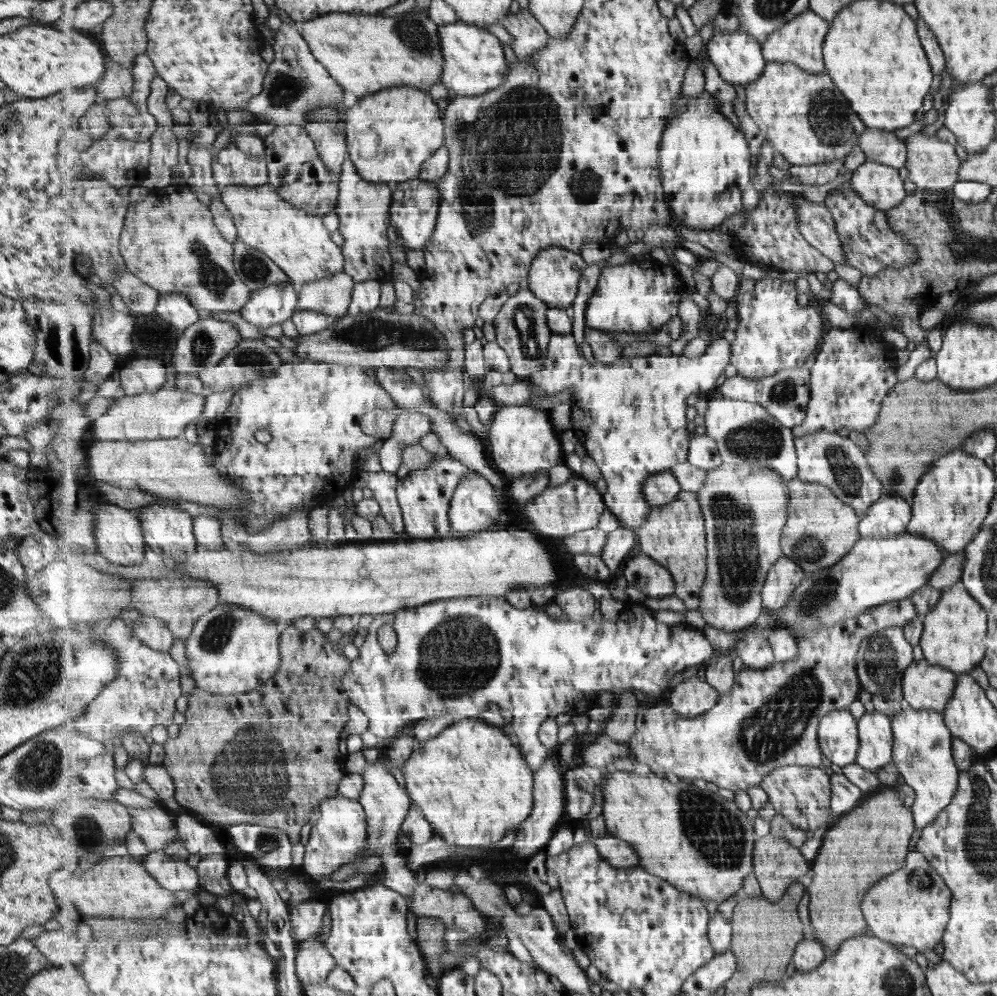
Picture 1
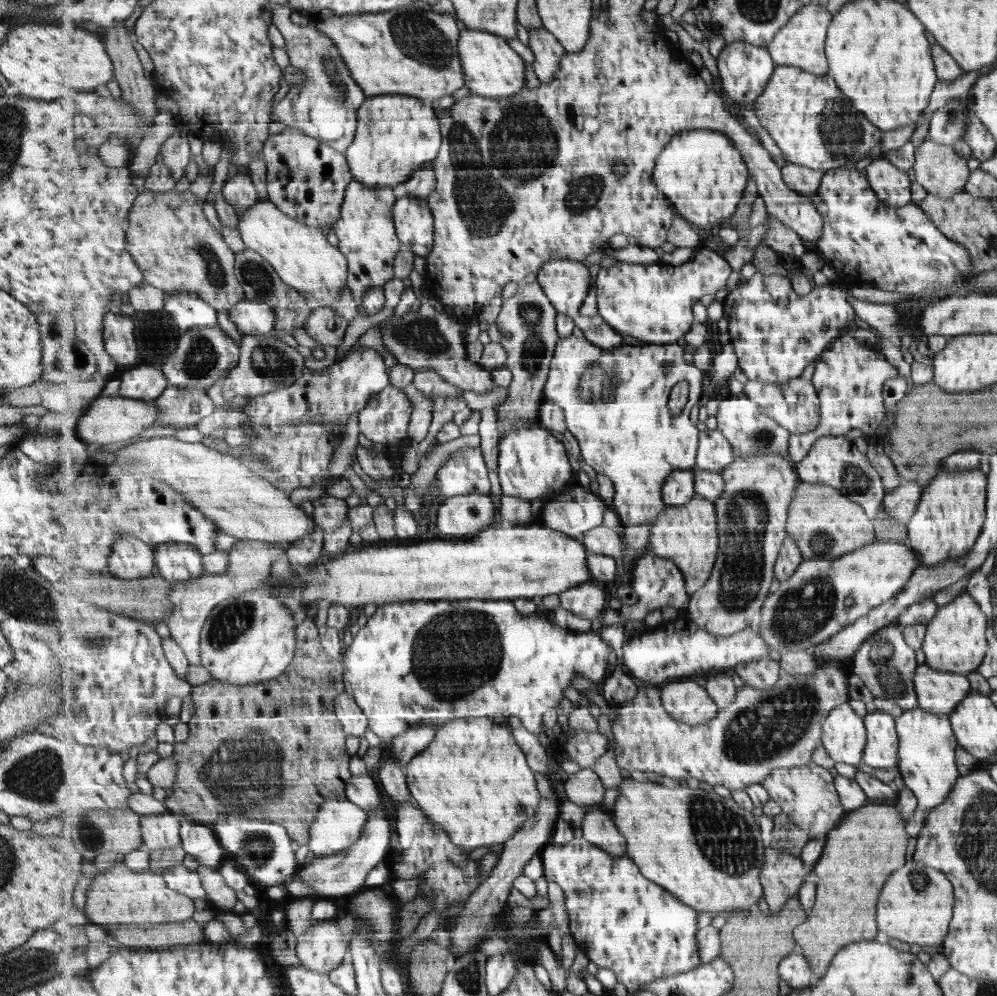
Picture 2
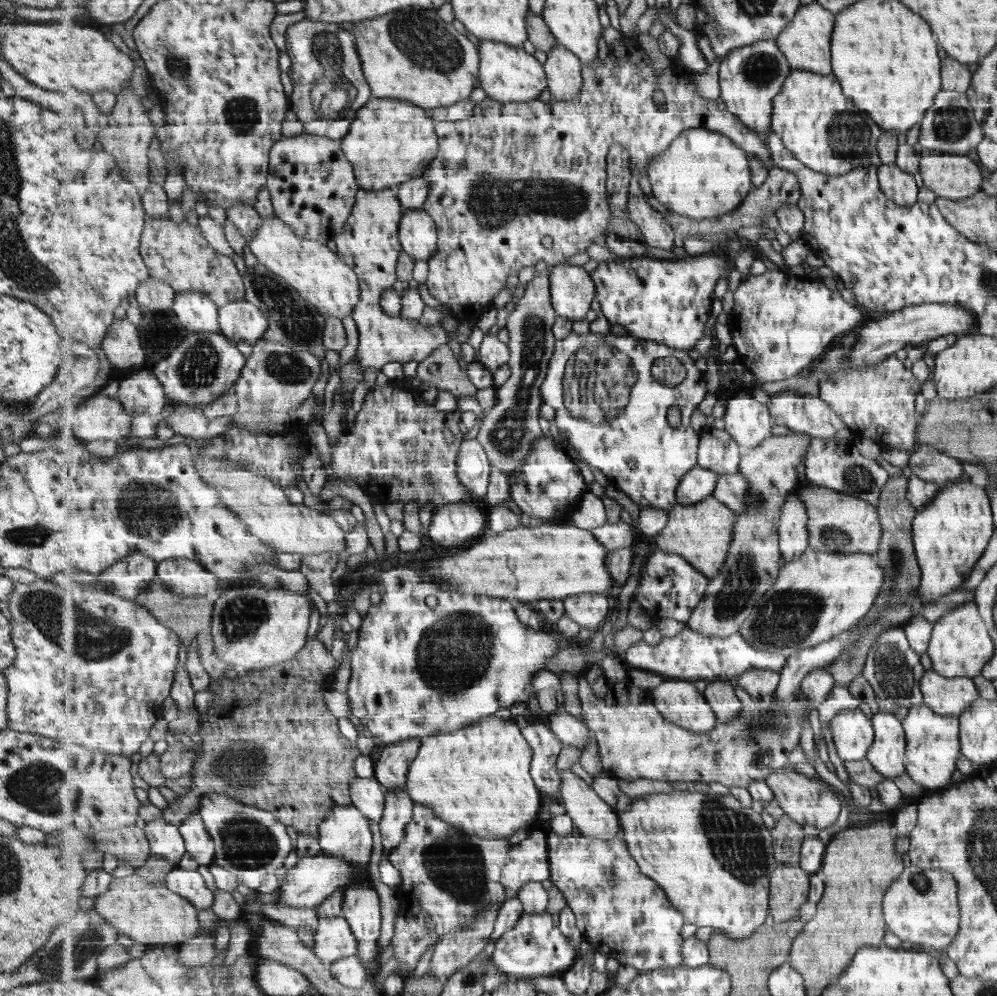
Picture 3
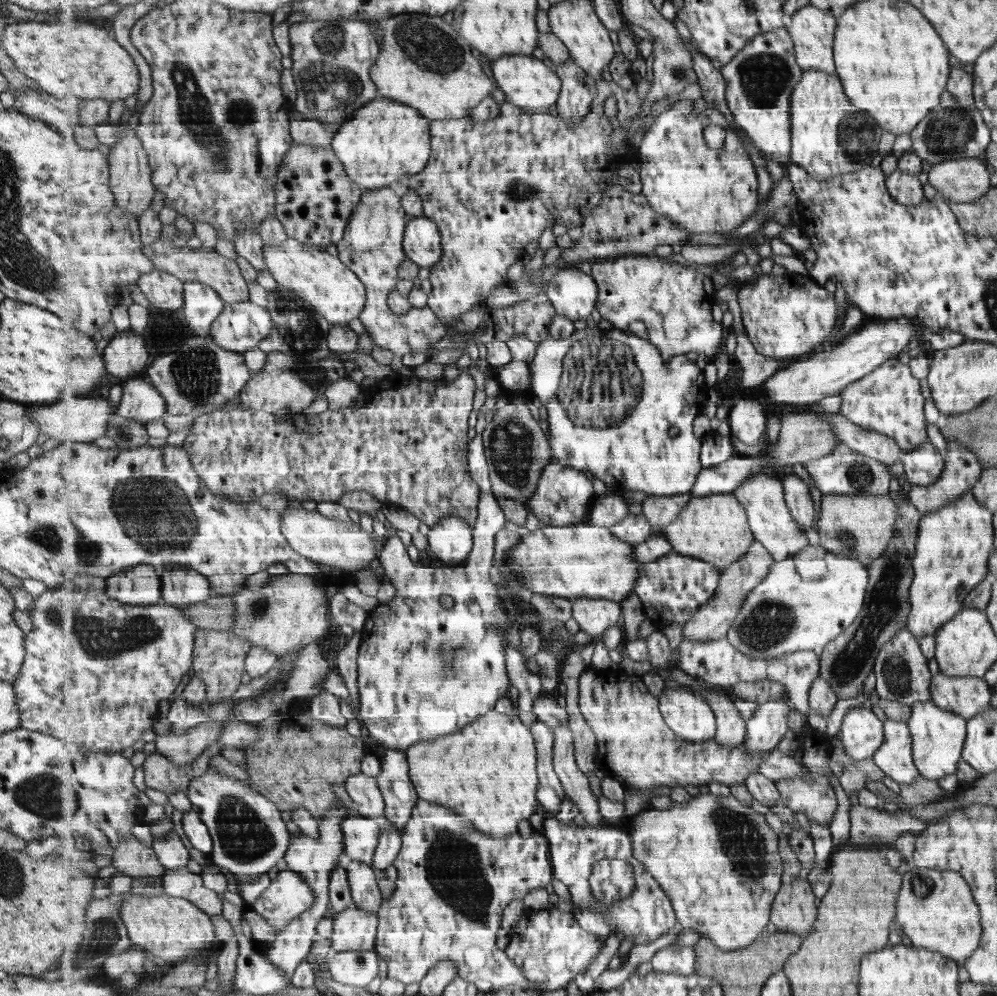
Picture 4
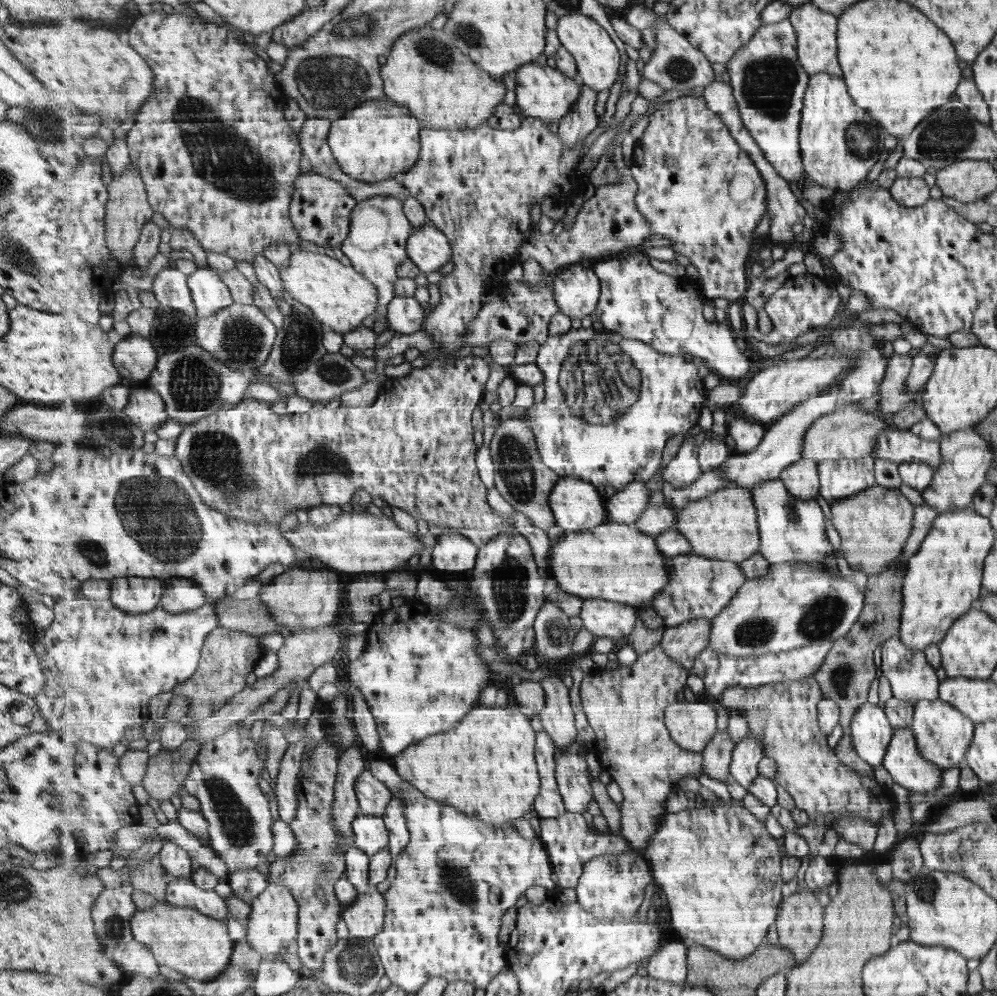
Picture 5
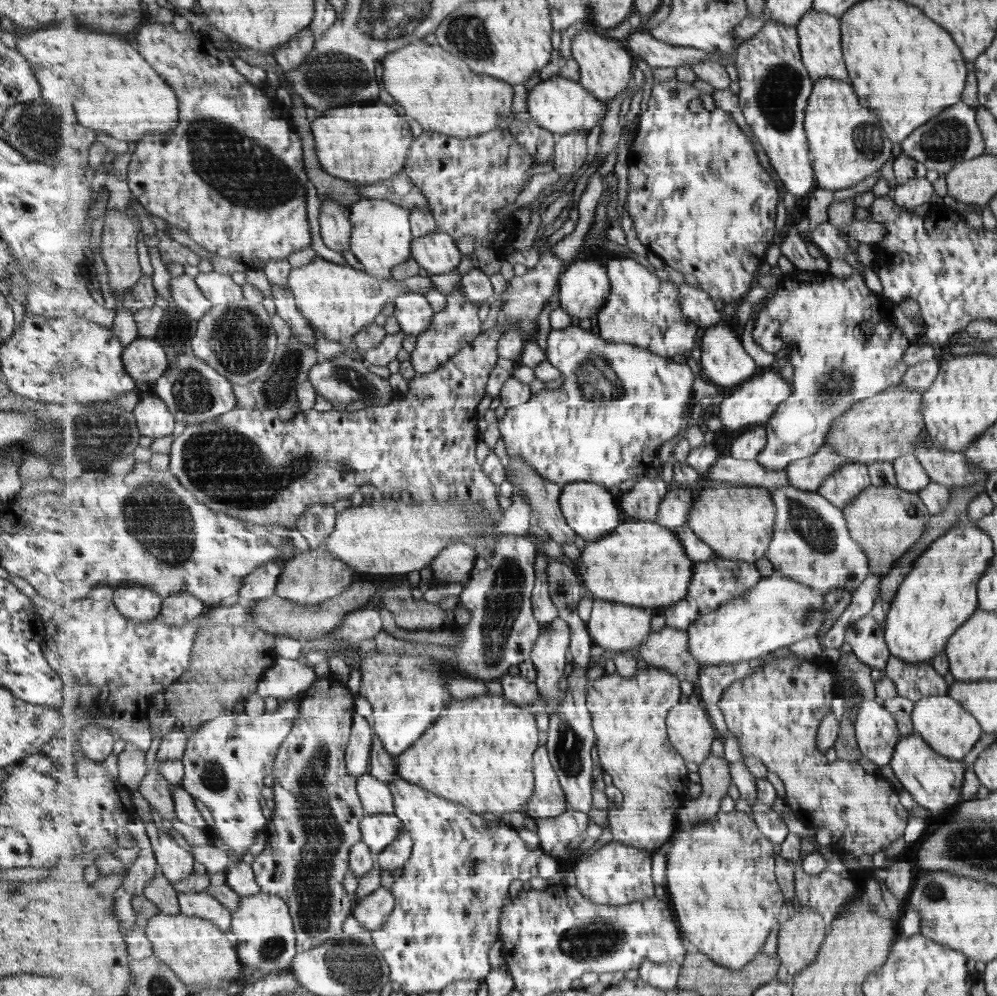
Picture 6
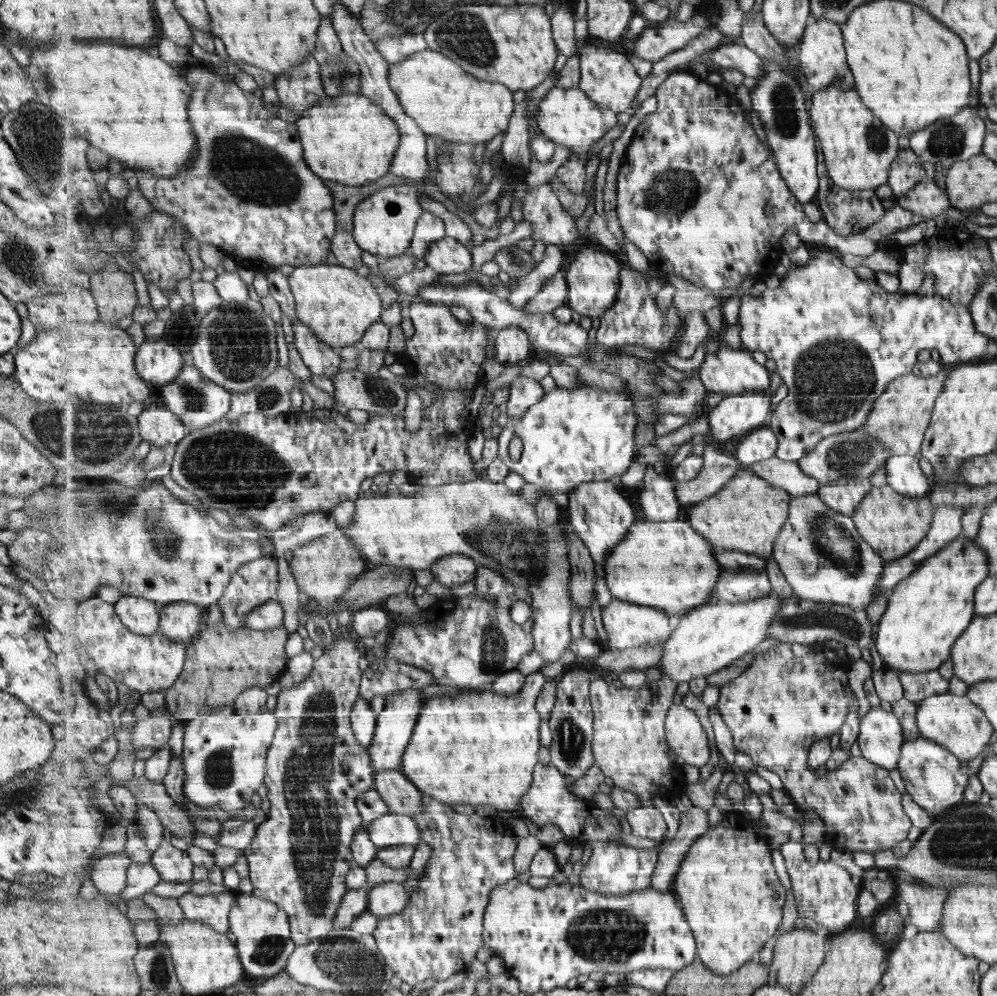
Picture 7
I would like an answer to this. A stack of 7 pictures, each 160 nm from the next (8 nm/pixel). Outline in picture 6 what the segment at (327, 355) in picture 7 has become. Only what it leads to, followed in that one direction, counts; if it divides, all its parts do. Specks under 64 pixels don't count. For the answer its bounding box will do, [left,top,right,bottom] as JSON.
[270,283,316,348]

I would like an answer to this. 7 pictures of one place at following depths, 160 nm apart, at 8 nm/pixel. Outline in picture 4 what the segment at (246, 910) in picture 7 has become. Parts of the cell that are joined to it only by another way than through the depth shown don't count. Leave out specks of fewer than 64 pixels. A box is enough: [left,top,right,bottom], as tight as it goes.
[249,869,315,934]

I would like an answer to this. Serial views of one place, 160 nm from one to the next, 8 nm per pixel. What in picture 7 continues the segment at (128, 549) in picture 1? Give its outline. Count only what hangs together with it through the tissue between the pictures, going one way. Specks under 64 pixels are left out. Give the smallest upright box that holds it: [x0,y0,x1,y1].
[116,595,161,636]

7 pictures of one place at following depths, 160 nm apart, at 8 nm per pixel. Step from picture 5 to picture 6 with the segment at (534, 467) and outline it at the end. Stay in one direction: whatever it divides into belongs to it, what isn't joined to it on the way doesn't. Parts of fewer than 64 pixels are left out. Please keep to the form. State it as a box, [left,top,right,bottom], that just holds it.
[506,456,578,543]

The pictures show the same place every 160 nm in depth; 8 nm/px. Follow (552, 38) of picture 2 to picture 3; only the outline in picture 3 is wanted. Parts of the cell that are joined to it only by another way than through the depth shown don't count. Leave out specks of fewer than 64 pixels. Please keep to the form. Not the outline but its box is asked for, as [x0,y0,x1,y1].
[544,43,584,101]

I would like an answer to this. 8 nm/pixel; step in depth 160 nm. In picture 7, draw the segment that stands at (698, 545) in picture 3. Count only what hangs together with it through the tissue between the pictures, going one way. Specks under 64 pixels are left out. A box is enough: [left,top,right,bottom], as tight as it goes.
[685,467,791,559]

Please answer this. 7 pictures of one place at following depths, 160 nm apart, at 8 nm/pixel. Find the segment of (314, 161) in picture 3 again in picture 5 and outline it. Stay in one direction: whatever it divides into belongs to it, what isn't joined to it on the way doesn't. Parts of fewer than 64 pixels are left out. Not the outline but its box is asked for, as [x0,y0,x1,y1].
[290,167,359,249]

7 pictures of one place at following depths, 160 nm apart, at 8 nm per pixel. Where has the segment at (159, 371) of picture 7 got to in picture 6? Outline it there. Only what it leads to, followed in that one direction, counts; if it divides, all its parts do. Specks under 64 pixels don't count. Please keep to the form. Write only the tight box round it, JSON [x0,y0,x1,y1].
[123,337,170,384]

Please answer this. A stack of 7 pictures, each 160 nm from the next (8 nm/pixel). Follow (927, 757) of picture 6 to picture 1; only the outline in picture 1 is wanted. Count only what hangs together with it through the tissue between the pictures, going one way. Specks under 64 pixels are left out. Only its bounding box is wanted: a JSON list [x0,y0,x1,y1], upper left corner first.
[857,710,894,772]

